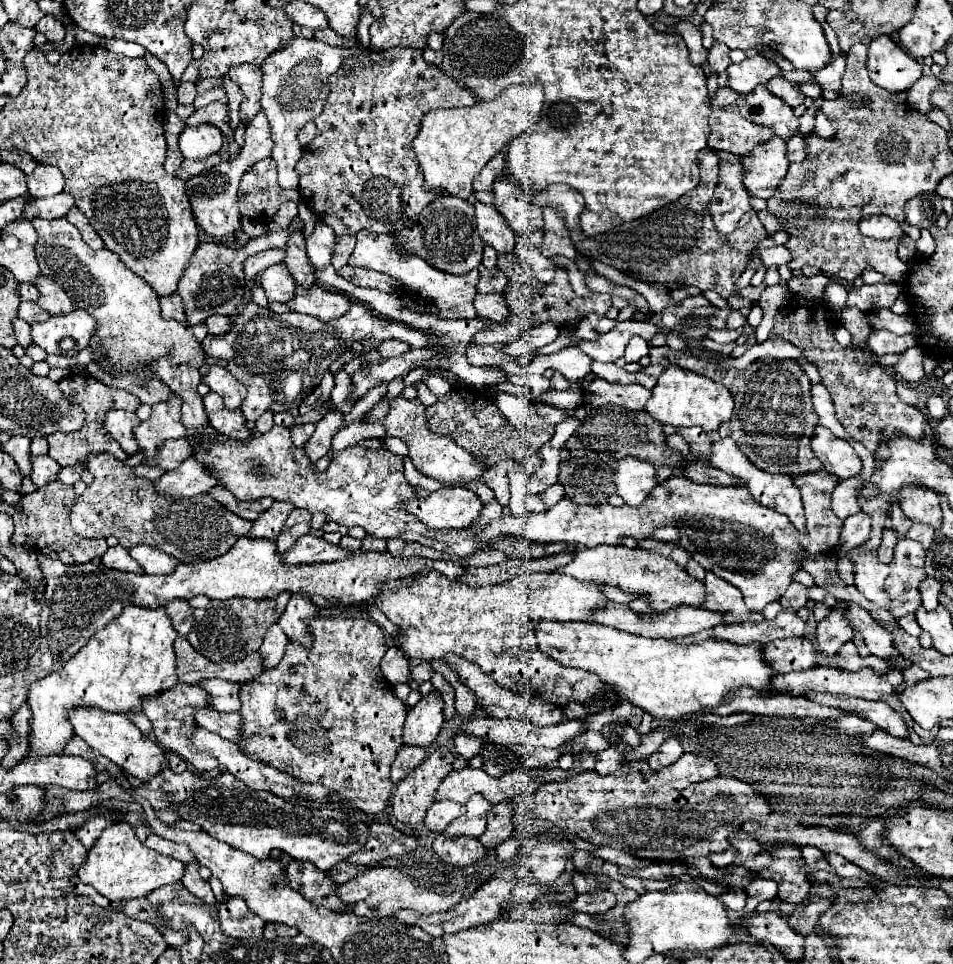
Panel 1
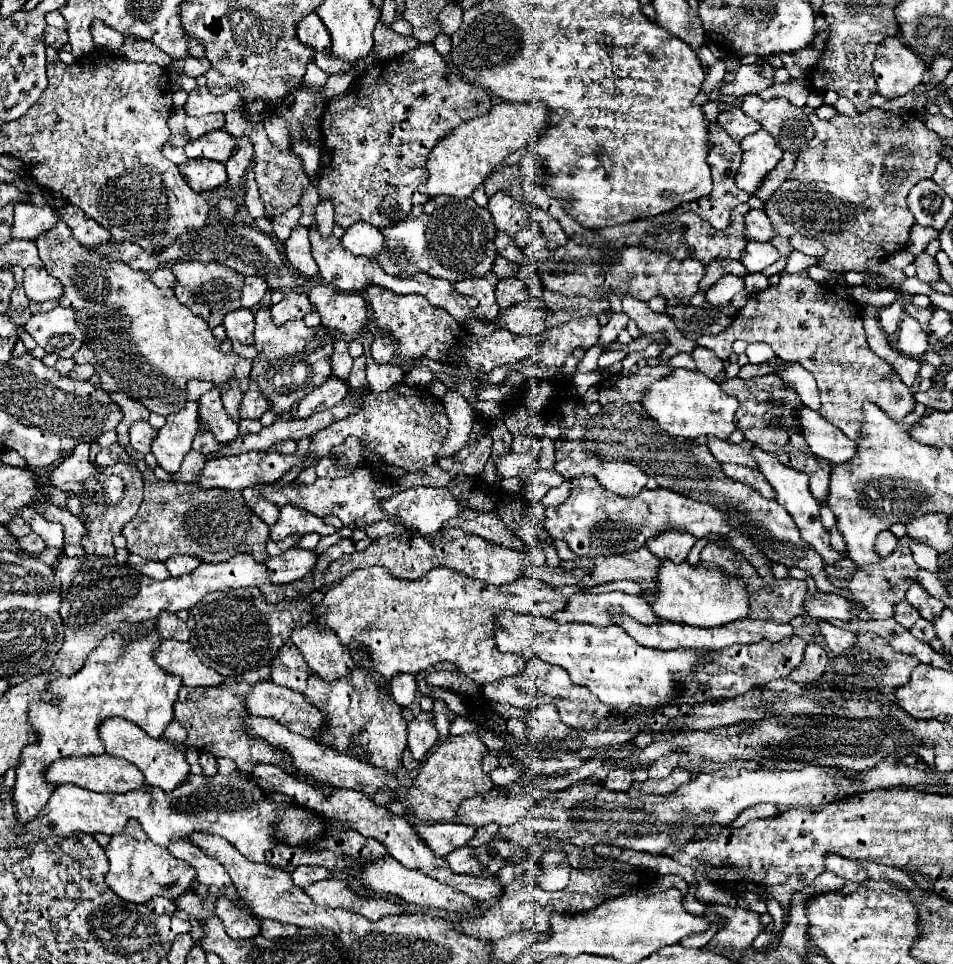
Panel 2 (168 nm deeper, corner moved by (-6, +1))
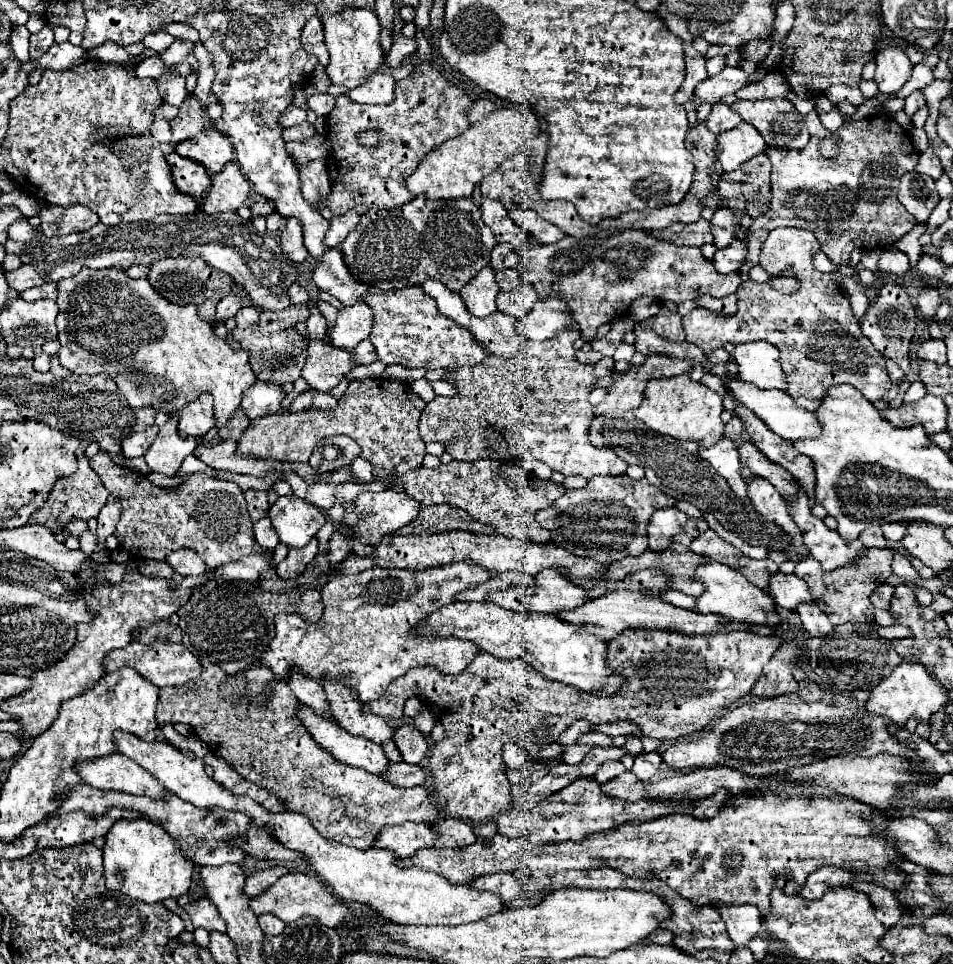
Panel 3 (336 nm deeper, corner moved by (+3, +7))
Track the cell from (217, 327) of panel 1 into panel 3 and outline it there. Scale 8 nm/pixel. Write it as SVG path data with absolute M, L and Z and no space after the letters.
M241 308L235 318L237 318L237 328L259 324L259 312L255 308Z

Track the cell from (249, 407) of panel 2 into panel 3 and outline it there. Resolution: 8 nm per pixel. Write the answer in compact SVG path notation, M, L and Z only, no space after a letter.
M255 382L245 394L243 394L243 402L241 408L245 410L245 414L255 420L255 418L263 418L267 414L277 414L283 412L281 402L285 398L285 390L281 386L275 384L265 384L265 382Z

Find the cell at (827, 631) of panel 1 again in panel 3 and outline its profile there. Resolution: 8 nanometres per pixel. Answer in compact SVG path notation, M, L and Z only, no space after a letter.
M783 644L765 664L763 674L755 682L751 694L757 698L775 698L797 692L799 684L792 675L795 664L799 664L799 648L795 644Z

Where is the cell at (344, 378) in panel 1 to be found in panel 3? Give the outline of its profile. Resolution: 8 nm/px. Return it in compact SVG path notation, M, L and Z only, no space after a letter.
M307 302L309 310L311 310L311 316L307 318L307 332L309 336L315 340L327 340L327 322L325 318L321 316L321 312L317 310L317 306L313 302Z

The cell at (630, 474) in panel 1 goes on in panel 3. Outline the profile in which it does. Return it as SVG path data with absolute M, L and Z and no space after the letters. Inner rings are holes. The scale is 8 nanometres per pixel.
M563 330L547 342L529 340L523 358L503 360L487 356L479 366L453 368L453 378L445 380L455 386L457 394L449 398L435 396L435 400L425 406L419 420L423 442L441 442L453 460L509 462L521 460L521 454L529 452L565 476L579 474L593 478L625 474L627 462L615 452L595 448L589 442L591 404L587 396L599 378L593 374L593 366L577 362L573 348L575 338L579 338L579 330ZM465 428L473 436L465 436Z

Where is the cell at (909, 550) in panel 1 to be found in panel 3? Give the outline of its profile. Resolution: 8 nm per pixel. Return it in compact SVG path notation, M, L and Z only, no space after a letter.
M871 548L871 550L865 550L859 564L843 566L843 568L837 568L833 572L825 572L819 566L819 562L815 562L815 558L809 556L795 566L795 574L807 582L813 602L819 604L819 608L829 616L833 626L845 624L845 622L871 622L873 618L881 626L891 626L891 624L895 624L895 618L887 610L875 610L873 612L873 604L869 600L869 594L881 582L885 582L887 576L891 576L891 558L893 558L893 550Z

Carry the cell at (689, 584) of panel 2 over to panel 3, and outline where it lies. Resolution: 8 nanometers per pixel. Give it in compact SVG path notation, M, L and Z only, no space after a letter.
M707 562L695 570L695 578L703 580L705 584L705 592L697 598L697 610L701 614L713 612L713 614L721 614L727 618L735 618L739 622L755 624L755 626L779 626L781 624L781 618L775 612L775 602L767 598L767 594L763 594L761 588L751 584L737 570L719 562Z

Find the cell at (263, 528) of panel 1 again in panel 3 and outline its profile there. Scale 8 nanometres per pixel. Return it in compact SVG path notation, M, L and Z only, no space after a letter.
M281 496L269 510L269 518L281 542L289 548L307 546L327 522L325 514L317 506L297 496Z

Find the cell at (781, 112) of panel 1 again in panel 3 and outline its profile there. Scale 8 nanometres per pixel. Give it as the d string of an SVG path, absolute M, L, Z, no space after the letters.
M785 98L737 100L731 106L747 124L755 126L771 148L795 150L809 142L805 118Z

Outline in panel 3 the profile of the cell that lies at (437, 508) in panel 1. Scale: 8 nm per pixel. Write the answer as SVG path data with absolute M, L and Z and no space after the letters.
M383 490L383 492L361 492L359 498L355 498L353 506L359 514L359 522L355 526L347 526L341 520L337 524L337 532L347 534L349 538L359 538L359 542L363 542L363 544L377 544L385 534L391 534L391 532L403 528L405 524L409 524L419 514L421 504L403 492L399 494L393 490Z

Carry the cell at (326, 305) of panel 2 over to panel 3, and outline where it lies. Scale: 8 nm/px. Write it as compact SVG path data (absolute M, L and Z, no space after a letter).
M357 302L355 306L343 306L337 316L337 324L331 332L331 344L343 350L355 350L355 346L369 338L373 312L367 304Z

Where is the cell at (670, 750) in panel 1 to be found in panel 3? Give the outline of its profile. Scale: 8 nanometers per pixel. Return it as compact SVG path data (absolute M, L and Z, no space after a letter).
M649 752L649 754L639 754L635 758L635 764L633 764L633 774L639 778L639 782L643 784L649 784L653 780L653 776L657 774L657 770L661 768L661 756L659 752Z

